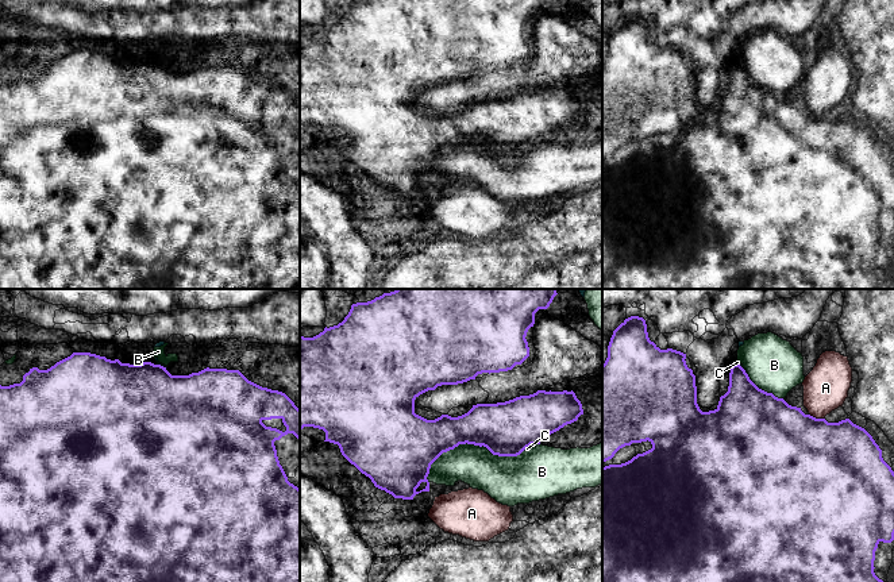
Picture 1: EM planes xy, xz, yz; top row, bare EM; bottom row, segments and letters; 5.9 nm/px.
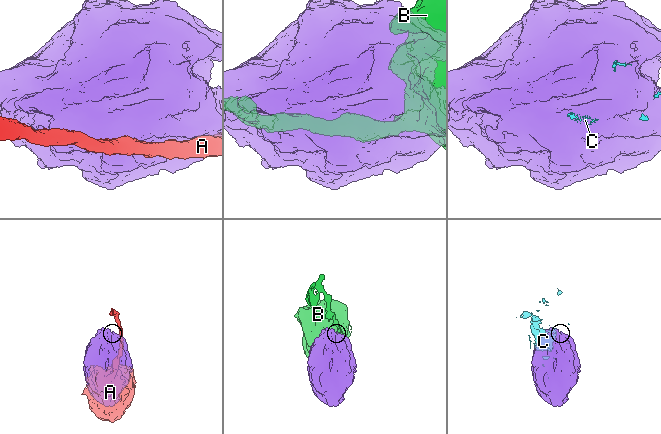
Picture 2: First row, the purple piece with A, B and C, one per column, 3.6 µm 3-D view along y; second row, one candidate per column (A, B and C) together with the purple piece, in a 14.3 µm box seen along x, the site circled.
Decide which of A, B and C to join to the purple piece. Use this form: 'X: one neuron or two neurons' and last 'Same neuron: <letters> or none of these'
A: two neurons
B: two neurons
C: two neurons
Same neuron: none of these

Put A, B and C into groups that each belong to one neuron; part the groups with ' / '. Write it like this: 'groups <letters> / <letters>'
groups A / B C

